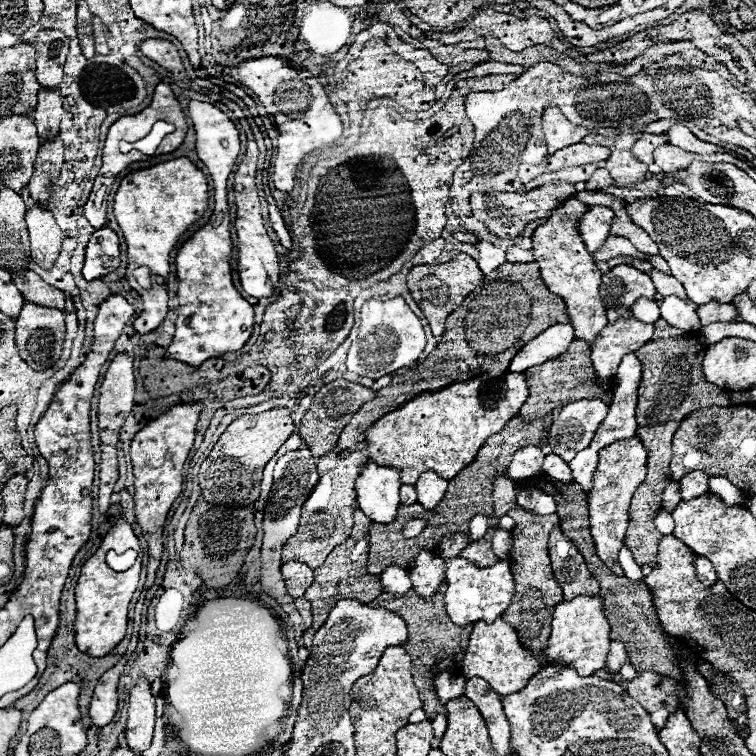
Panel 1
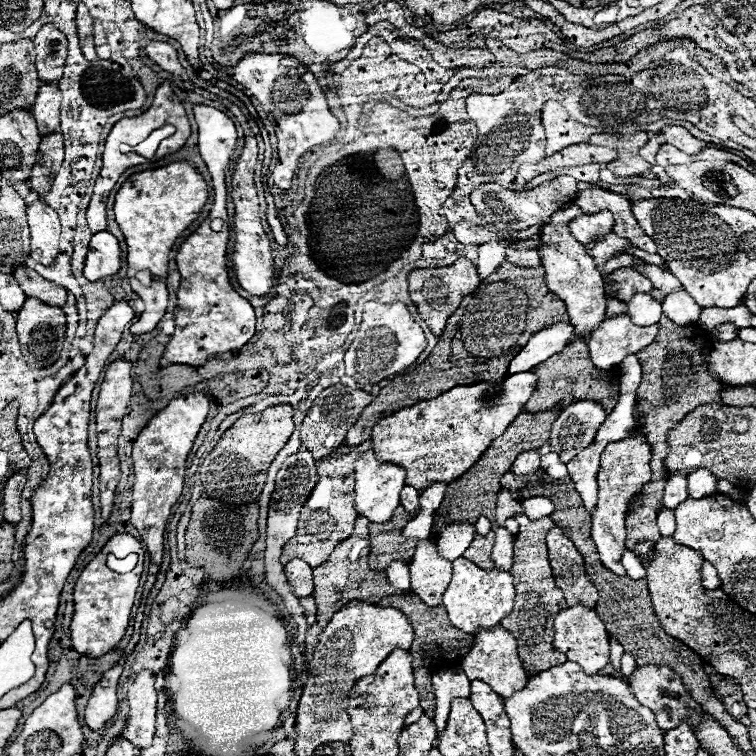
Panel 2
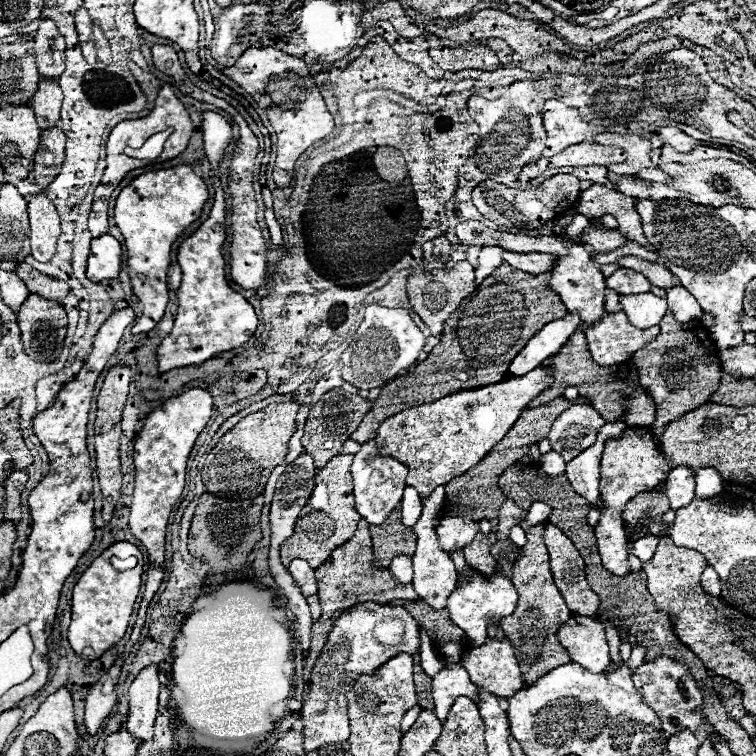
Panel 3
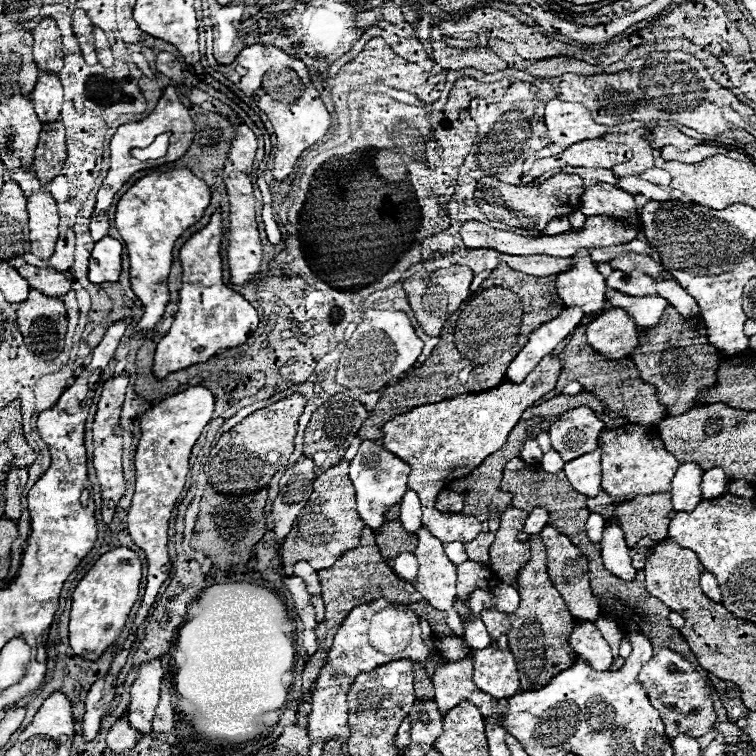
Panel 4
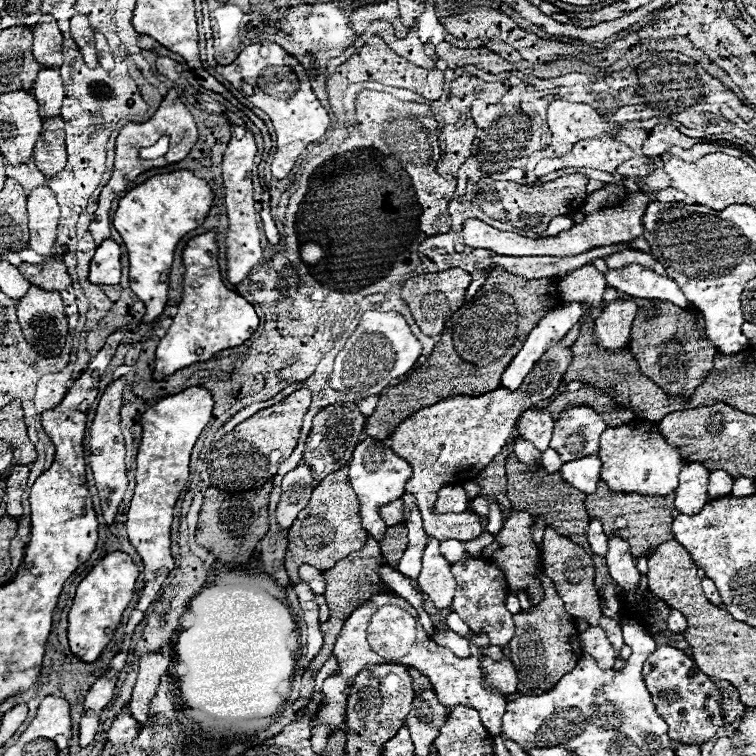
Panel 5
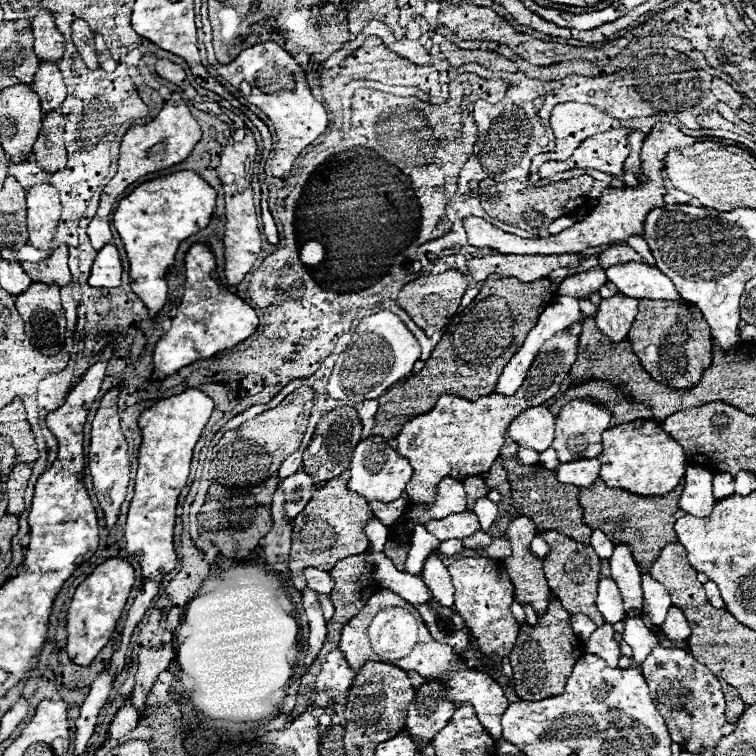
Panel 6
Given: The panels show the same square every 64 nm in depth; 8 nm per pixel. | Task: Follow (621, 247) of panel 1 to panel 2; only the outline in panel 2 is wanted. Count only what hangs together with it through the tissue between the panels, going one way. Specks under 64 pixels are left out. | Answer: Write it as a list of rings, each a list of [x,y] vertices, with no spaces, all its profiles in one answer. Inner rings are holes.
[[[608,234],[606,238],[602,238],[602,240],[596,242],[596,246],[590,250],[590,254],[592,254],[596,260],[606,262],[608,258],[612,258],[612,256],[616,256],[618,252],[626,250],[628,246],[630,246],[630,242],[628,242],[626,238],[620,238],[620,236],[616,236],[616,234]]]

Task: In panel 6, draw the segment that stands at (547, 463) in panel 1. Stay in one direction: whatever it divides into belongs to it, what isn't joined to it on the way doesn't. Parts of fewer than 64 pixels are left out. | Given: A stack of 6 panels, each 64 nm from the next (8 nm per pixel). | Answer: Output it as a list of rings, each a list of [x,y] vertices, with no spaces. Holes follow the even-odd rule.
[[[552,447],[546,449],[544,452],[540,452],[540,462],[548,470],[558,468],[558,464],[560,464],[560,460],[556,458],[556,451]]]

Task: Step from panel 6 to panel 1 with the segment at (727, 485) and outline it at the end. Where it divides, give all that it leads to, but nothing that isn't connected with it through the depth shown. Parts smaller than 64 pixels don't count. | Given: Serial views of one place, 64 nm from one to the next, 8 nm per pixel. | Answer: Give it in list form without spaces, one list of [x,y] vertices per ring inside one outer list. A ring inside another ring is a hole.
[[[694,470],[690,474],[686,474],[682,480],[680,480],[680,496],[682,500],[692,500],[700,494],[708,492],[708,476],[700,470]]]

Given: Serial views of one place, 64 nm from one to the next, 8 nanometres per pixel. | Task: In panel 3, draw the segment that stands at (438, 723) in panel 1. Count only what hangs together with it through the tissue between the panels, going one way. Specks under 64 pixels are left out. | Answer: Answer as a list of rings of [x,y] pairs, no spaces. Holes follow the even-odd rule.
[[[446,664],[432,678],[432,698],[436,704],[434,712],[442,724],[458,696],[468,696],[470,700],[478,702],[476,686],[470,682],[466,668],[462,664]]]

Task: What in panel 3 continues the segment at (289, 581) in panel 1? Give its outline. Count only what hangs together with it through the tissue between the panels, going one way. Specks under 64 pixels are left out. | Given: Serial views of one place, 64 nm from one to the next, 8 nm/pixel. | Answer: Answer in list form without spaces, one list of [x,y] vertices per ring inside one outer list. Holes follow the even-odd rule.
[[[300,558],[292,560],[292,562],[288,564],[288,572],[290,572],[290,576],[296,580],[296,584],[298,584],[300,592],[302,592],[304,596],[314,596],[314,594],[318,592],[316,578],[314,578],[314,568],[310,568],[306,560],[300,560]]]

